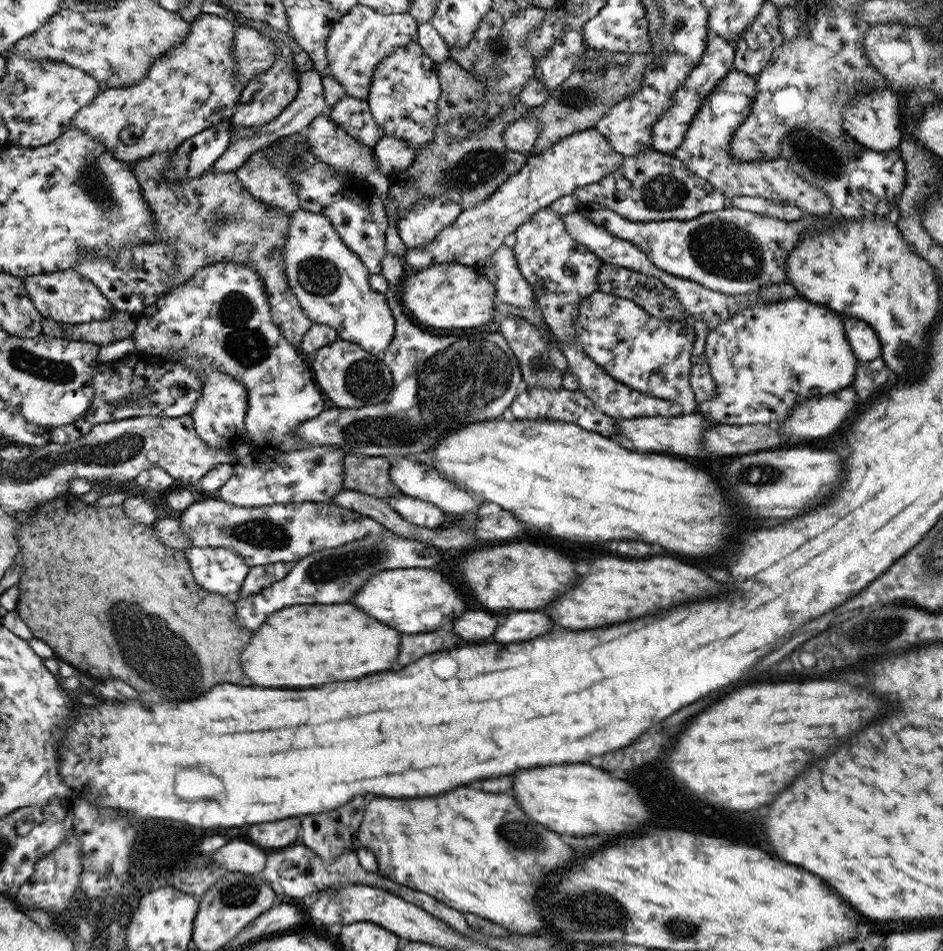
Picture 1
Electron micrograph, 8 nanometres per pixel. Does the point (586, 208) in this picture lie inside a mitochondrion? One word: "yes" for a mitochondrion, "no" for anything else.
no

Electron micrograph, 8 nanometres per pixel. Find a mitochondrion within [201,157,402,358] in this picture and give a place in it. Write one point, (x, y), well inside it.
(319, 276)

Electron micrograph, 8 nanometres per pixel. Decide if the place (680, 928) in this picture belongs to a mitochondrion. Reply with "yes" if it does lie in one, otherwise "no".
yes

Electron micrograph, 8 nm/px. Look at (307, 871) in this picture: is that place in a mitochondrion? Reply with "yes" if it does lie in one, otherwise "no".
no

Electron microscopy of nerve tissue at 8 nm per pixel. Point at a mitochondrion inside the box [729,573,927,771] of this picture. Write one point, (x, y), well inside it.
(849, 636)

